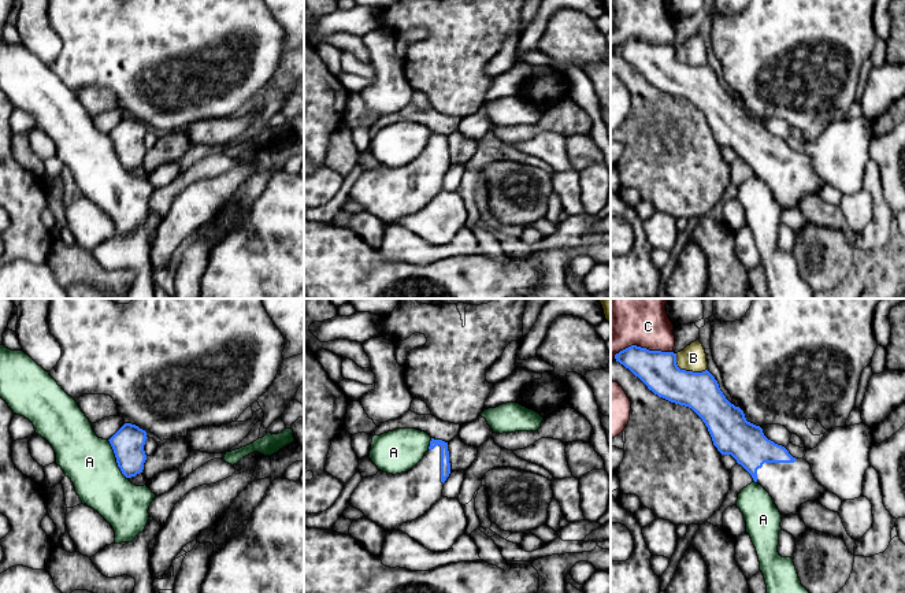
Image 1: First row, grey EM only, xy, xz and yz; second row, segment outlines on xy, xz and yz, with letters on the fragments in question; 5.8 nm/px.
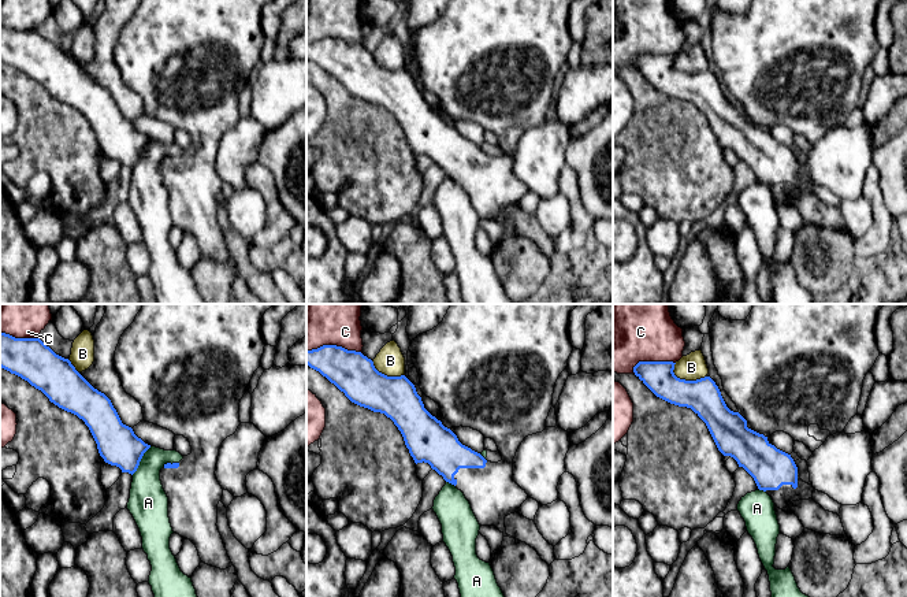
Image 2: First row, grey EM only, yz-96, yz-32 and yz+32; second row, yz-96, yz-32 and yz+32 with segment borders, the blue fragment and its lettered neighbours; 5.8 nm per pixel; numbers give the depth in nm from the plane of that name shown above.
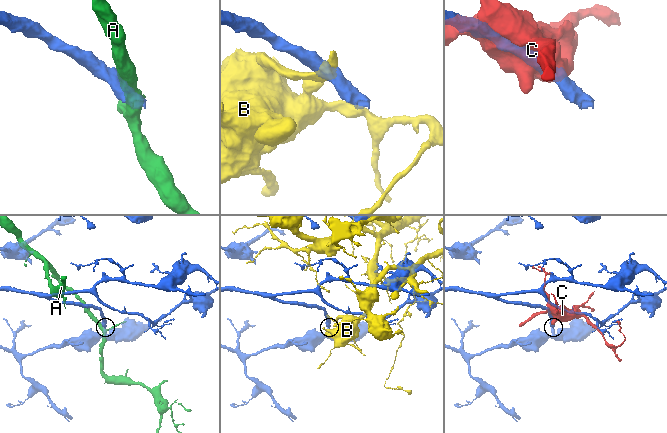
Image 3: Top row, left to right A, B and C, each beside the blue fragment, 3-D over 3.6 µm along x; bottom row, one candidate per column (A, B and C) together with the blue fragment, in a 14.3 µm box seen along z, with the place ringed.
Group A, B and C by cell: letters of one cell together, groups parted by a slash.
A / B / C

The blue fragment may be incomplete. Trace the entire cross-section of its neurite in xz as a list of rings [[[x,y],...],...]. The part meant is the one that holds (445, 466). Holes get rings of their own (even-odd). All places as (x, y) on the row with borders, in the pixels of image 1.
[[[431,438],[429,451],[411,470],[401,474],[378,471],[363,478],[349,505],[386,531],[423,516],[441,497],[450,474],[448,442]]]

